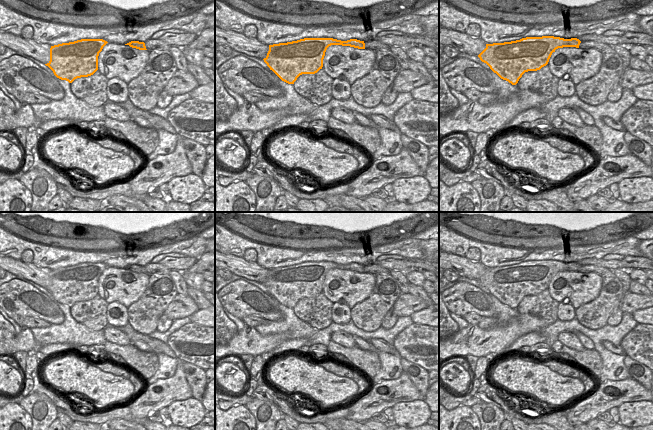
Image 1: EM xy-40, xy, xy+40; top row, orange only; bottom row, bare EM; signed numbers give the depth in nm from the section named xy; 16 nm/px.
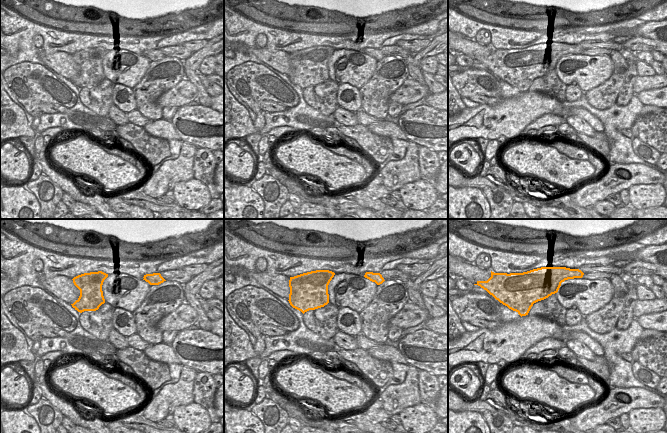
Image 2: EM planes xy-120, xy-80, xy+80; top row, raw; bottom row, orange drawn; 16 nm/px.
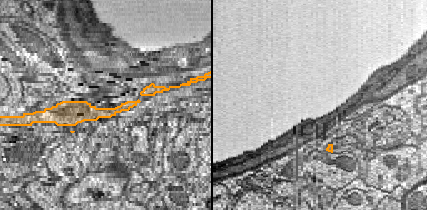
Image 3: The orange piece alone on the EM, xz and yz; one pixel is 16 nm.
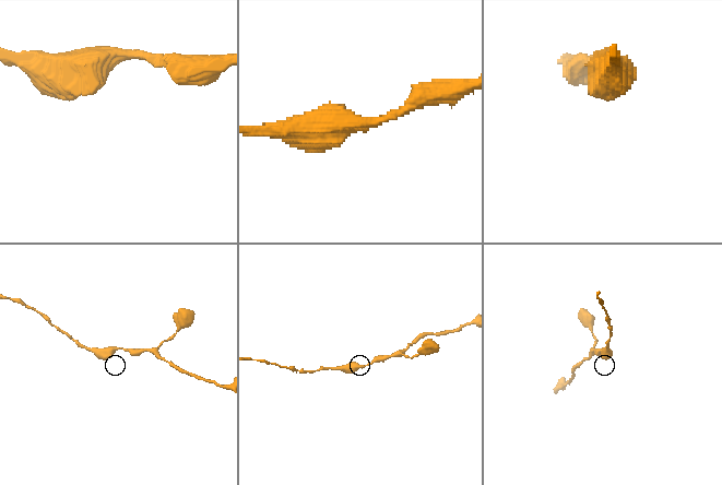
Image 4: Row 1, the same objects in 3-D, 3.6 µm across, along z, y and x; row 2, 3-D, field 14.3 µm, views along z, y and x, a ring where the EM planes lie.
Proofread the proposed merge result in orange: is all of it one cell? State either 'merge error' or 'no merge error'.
no merge error

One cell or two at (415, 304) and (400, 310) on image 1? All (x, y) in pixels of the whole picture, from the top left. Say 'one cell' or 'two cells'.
one cell

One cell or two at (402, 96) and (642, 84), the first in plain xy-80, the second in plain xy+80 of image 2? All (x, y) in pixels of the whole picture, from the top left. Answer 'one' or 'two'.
one

